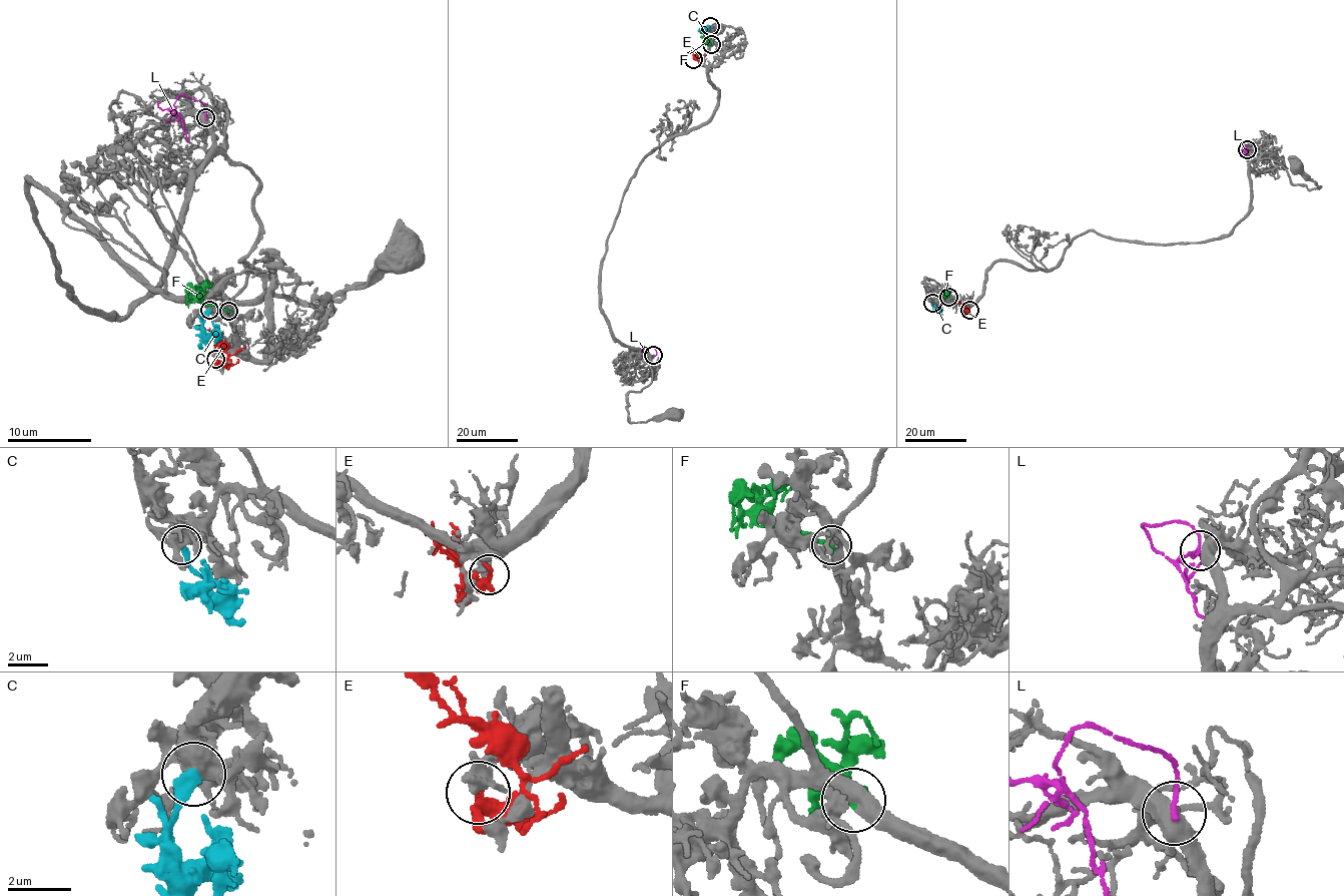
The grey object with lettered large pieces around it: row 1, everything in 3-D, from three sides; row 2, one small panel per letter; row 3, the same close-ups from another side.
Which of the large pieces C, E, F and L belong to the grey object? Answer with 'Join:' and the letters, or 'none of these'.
Join: C, F

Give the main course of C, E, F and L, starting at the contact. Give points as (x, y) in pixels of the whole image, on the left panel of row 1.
C: (208, 311), (203, 327), (208, 333), (219, 333)
E: (216, 358), (226, 361), (226, 350), (195, 326)
F: (228, 310), (186, 294), (185, 305)
L: (204, 117), (203, 103), (180, 94), (174, 104), (181, 119), (186, 142)

